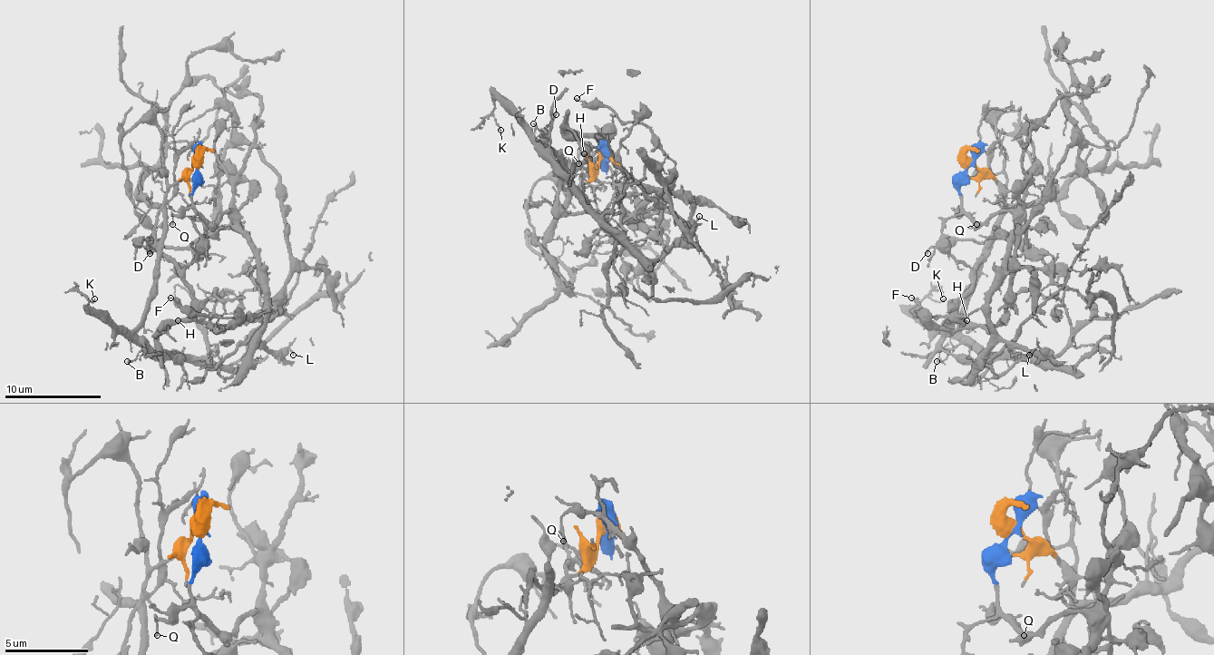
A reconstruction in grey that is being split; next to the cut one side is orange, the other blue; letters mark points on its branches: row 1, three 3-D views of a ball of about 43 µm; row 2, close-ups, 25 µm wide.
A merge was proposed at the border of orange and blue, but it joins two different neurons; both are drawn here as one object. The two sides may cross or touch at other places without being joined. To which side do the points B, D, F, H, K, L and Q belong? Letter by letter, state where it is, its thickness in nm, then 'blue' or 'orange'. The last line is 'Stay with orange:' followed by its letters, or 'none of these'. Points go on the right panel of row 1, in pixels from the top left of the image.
B: place (937, 361); calibre 150 nm; orange
D: place (927, 253); calibre 140 nm; orange
F: place (911, 298); calibre 130 nm; blue
H: place (966, 320); calibre 130 nm; orange
K: place (943, 298); calibre 110 nm; orange
L: place (1029, 355); calibre 100 nm; blue
Q: place (976, 224); calibre 120 nm; blue
Stay with orange: B, D, H, K

